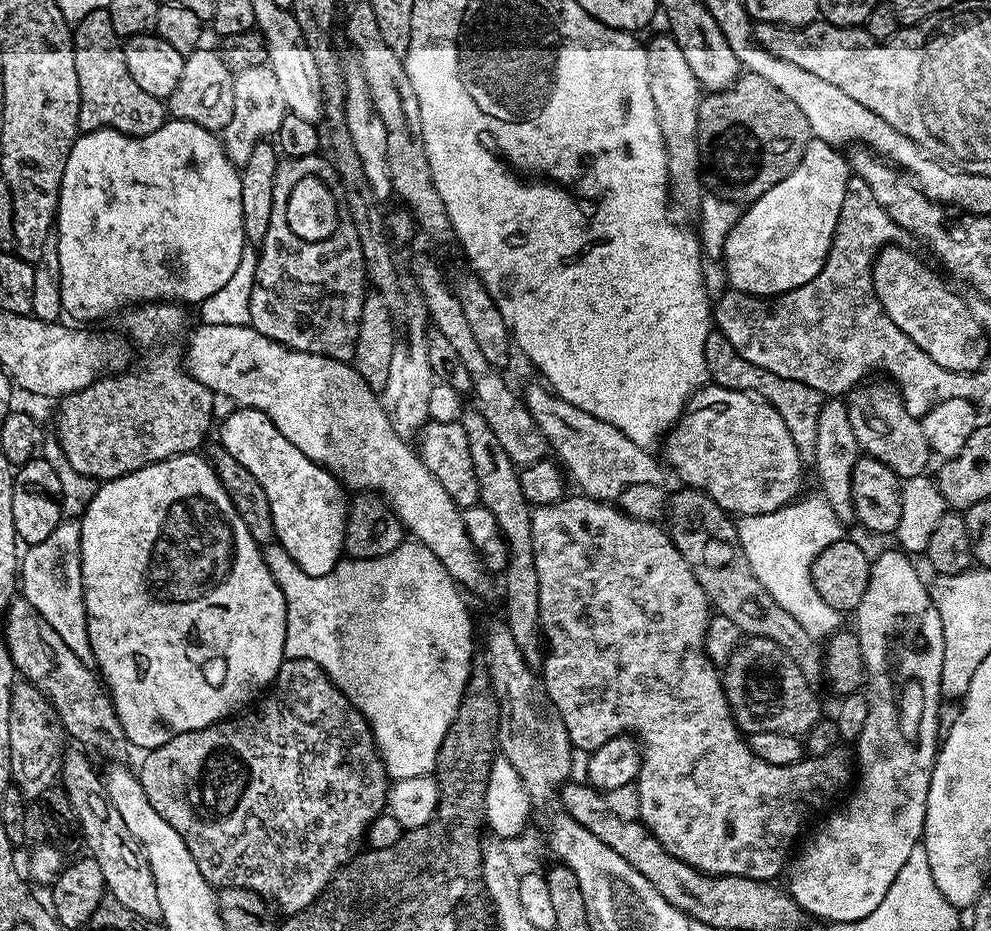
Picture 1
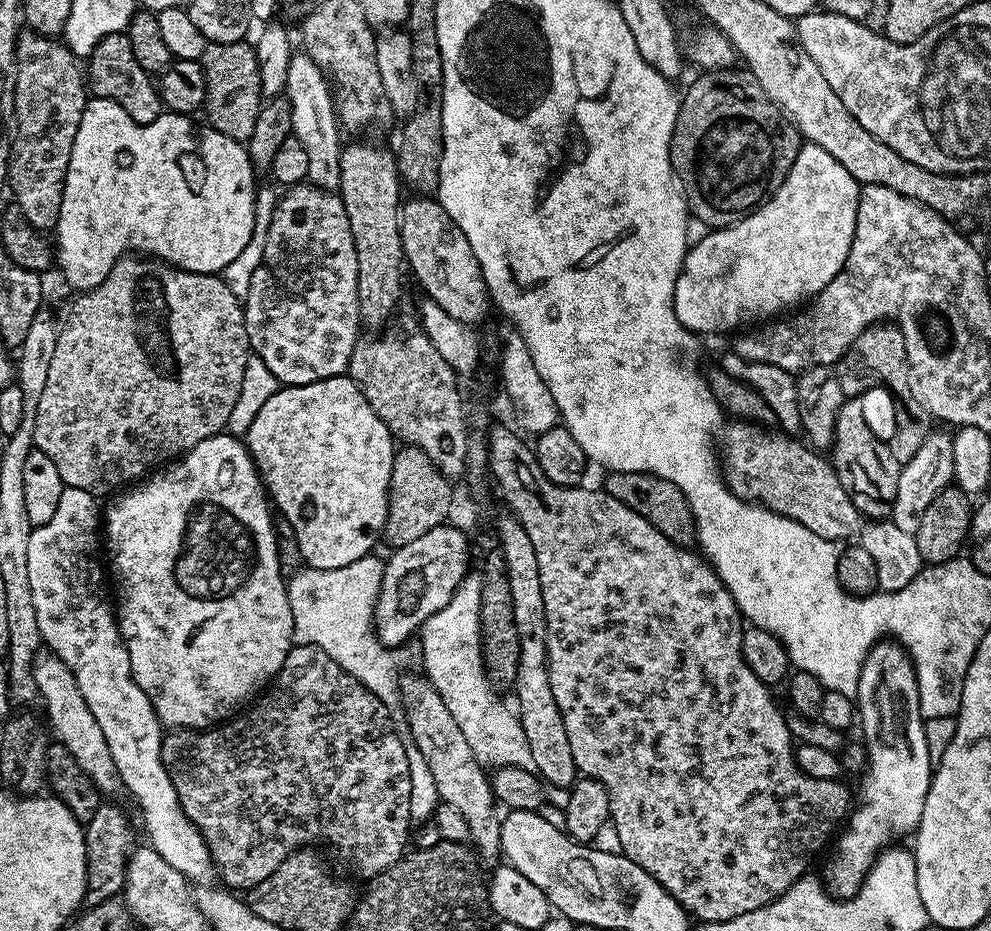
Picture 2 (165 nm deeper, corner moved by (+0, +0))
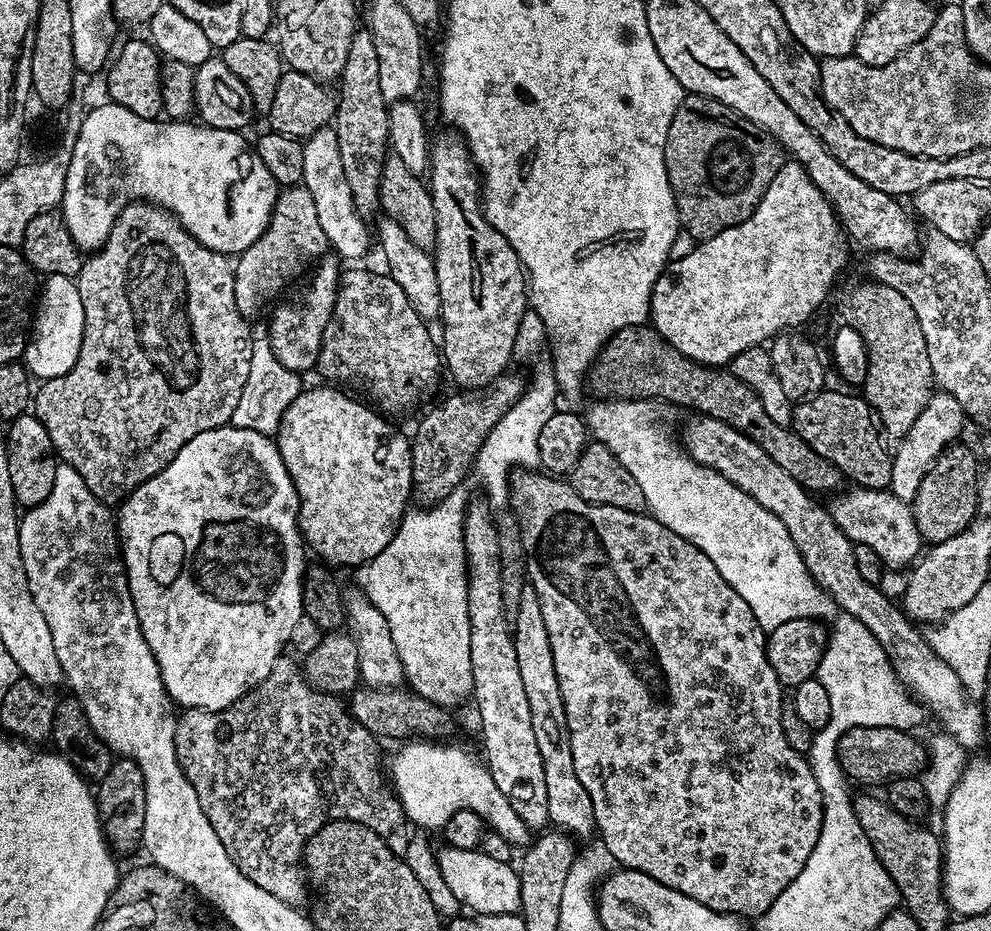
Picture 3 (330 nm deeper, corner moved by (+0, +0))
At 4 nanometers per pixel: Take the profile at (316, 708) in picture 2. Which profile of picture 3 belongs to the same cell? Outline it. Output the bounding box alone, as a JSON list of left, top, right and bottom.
[174,654,410,906]

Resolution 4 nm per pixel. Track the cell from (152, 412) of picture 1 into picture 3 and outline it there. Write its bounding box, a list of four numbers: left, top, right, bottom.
[34,202,254,506]

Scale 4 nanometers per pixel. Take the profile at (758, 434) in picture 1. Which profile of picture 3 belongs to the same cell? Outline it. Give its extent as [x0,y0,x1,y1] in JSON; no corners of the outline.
[830,486,922,569]

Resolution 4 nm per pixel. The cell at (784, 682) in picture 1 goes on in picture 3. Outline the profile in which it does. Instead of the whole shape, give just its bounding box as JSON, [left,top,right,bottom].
[836,728,928,785]

